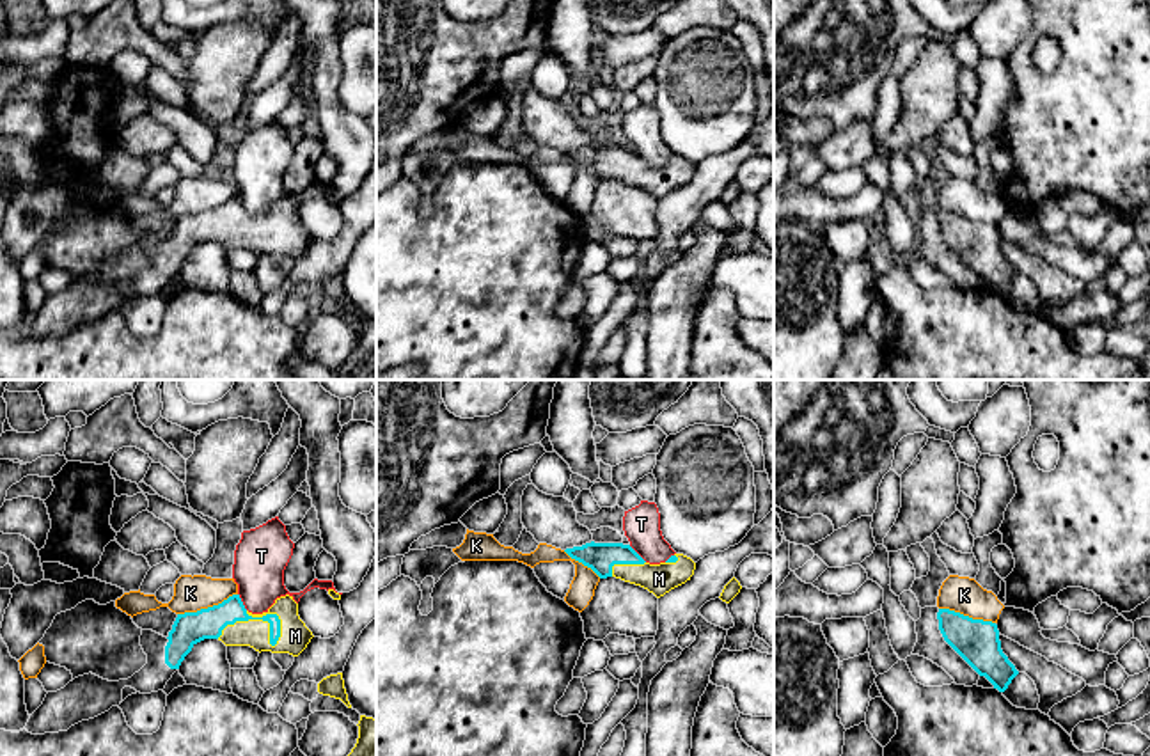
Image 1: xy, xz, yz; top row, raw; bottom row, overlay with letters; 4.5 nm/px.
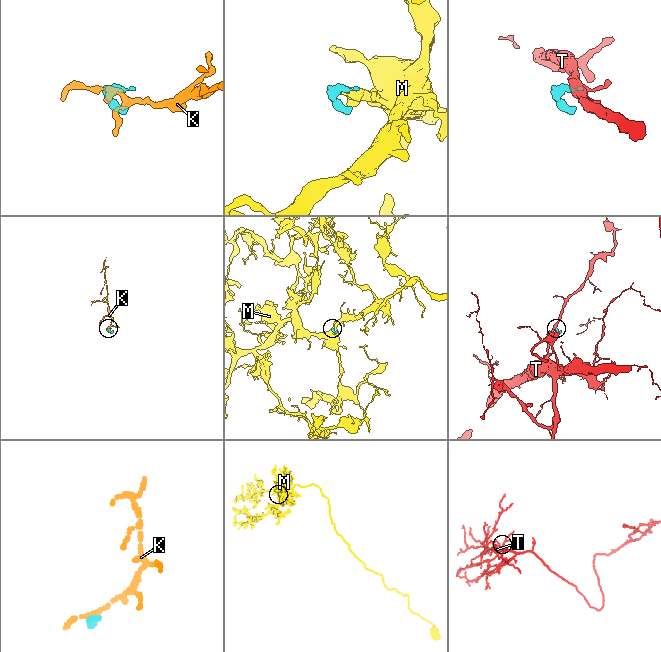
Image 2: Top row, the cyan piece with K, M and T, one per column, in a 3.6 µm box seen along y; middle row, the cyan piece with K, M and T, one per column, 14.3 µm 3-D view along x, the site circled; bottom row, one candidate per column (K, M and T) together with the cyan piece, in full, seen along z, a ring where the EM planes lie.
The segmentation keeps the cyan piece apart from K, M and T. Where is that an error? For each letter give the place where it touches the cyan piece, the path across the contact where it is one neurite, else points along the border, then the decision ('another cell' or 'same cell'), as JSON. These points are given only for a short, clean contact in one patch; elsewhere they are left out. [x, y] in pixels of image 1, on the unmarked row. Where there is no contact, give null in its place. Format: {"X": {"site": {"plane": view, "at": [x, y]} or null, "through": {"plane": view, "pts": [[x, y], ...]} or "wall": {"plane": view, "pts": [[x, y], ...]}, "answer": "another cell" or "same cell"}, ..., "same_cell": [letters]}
{"K": {"site": {"plane": "xy", "at": [208, 210]}, "wall": {"plane": "xy", "pts": [[236, 196], [217, 206], [178, 217]]}, "answer": "another cell"}, "M": {"site": {"plane": "xy", "at": [247, 222]}, "through": {"plane": "xy", "pts": [[206, 226], [247, 222], [272, 247], [295, 238]]}, "answer": "same cell"}, "T": {"site": {"plane": "xz", "at": [636, 155]}, "wall": {"plane": "xz", "pts": [[629, 148], [646, 164]]}, "answer": "another cell"}, "same_cell": ["M"]}

